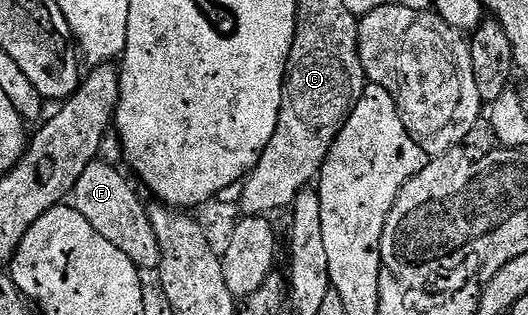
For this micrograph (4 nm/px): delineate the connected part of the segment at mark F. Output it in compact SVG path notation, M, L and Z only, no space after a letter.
M96 161L81 173L73 192L73 206L105 237L133 261L140 272L154 272L161 261L161 245L157 245L157 233L153 233L153 225L147 216L148 204L139 200L137 192L131 188L131 183L111 163Z

